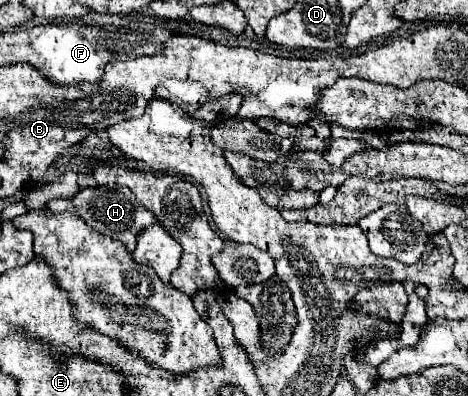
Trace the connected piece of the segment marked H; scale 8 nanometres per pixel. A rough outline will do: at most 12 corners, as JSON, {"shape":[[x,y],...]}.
{"shape":[[120,185],[86,187],[54,199],[100,233],[136,249],[156,217]]}

